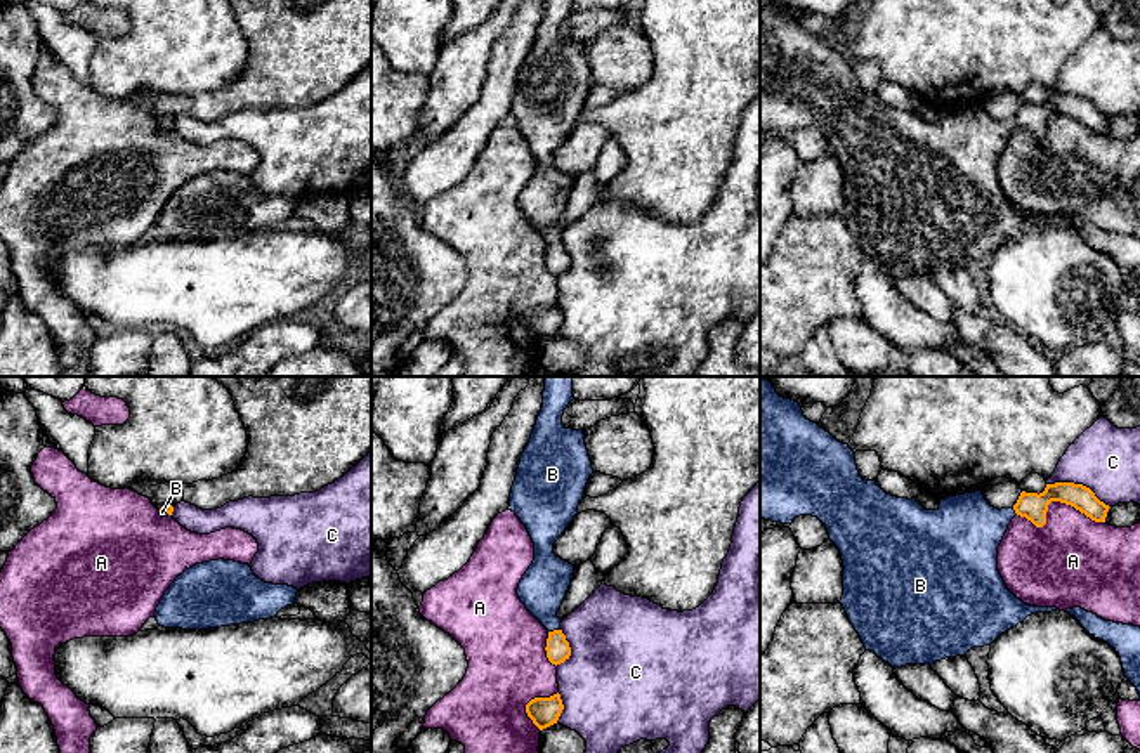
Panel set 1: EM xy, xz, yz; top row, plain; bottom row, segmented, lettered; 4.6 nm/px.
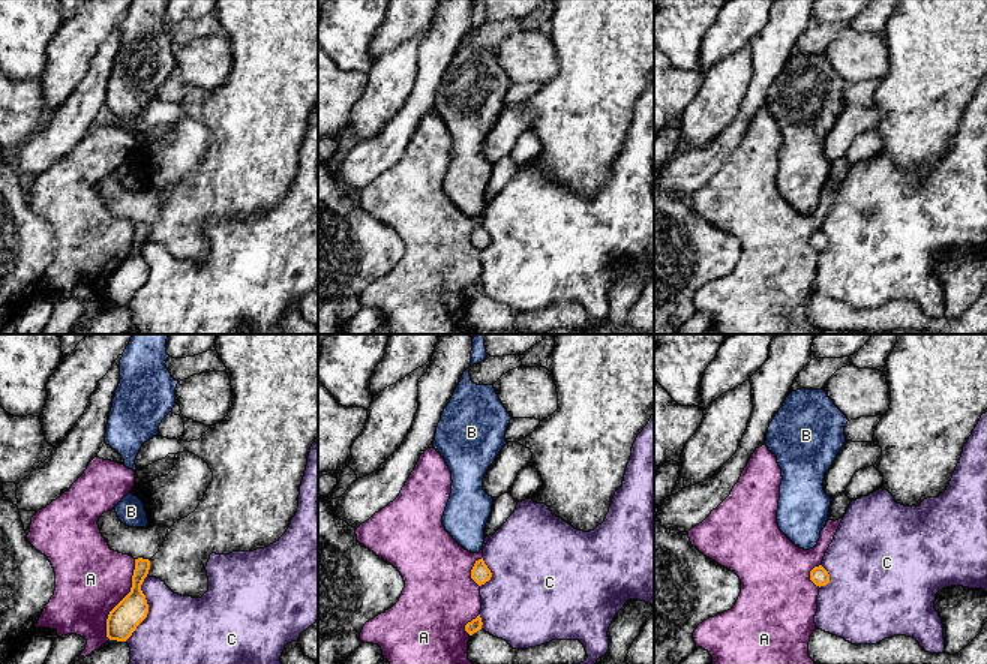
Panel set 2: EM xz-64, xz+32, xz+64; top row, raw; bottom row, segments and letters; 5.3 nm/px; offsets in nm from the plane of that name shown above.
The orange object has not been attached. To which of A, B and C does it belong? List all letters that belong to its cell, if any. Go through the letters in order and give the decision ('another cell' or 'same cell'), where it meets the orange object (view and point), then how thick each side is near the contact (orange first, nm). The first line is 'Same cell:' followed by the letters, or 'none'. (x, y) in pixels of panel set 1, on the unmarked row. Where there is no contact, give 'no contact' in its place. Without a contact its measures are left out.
Same cell: B
A: another cell | yz (1054, 111) | 130/340 nm
B: same cell | xz (554, 242) | 110/220 nm
C: another cell | yz (1078, 96) | 130/300 nm

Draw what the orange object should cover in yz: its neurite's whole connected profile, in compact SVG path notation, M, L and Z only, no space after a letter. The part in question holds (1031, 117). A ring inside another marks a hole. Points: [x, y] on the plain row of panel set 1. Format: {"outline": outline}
{"outline": "M760 0L760 130L791 135L795 128L812 127L826 137L845 179L840 215L866 262L875 264L892 279L932 278L946 269L965 267L973 259L991 257L1031 226L1060 222L1024 215L1006 200L998 182L998 158L1012 130L1020 127L1043 139L1052 113L1071 116L1095 134L1105 134L1111 120L1083 95L1055 94L1046 95L1039 106L1022 102L1012 120L998 121L987 115L982 102L975 102L949 108L940 111L937 121L925 121L916 109L897 109L887 106L876 92L864 92L848 56L807 31L798 14L781 9L776 0Z"}

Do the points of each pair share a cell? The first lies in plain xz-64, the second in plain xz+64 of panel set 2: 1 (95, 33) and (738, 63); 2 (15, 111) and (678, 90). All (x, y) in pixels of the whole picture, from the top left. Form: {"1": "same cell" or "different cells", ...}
{"1": "same cell", "2": "same cell"}

